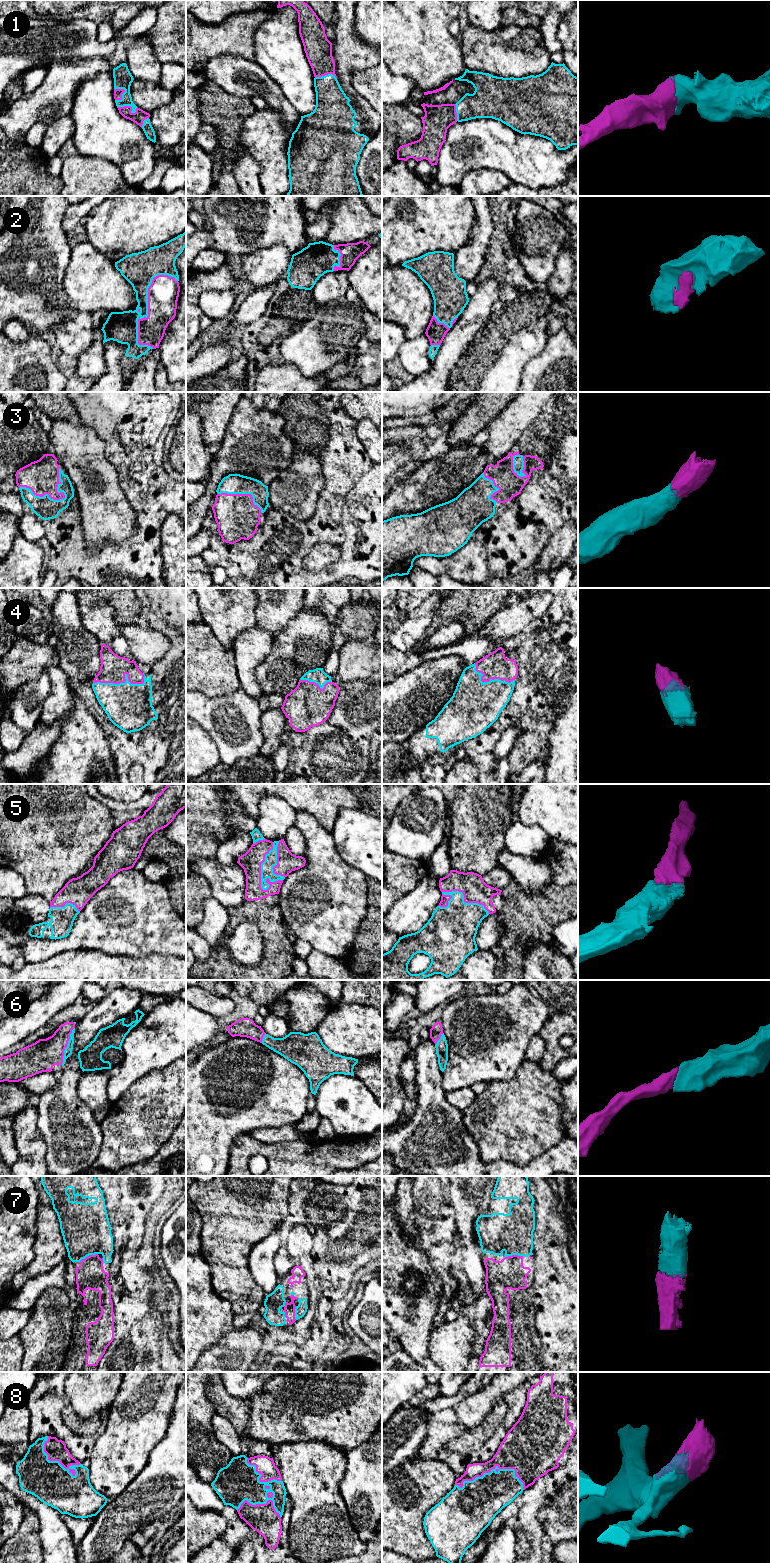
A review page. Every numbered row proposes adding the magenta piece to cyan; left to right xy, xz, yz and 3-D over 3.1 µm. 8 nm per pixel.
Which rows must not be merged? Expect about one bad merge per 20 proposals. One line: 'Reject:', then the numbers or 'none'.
Reject: none

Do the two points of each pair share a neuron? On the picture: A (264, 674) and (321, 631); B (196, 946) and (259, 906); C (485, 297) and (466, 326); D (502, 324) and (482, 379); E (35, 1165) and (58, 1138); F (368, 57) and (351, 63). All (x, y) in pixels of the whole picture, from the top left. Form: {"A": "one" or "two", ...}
{"A": "one", "B": "two", "C": "one", "D": "one", "E": "two", "F": "one"}

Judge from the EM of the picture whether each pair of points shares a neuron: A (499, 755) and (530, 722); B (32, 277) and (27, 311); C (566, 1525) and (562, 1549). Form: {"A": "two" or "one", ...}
{"A": "one", "B": "one", "C": "two"}

